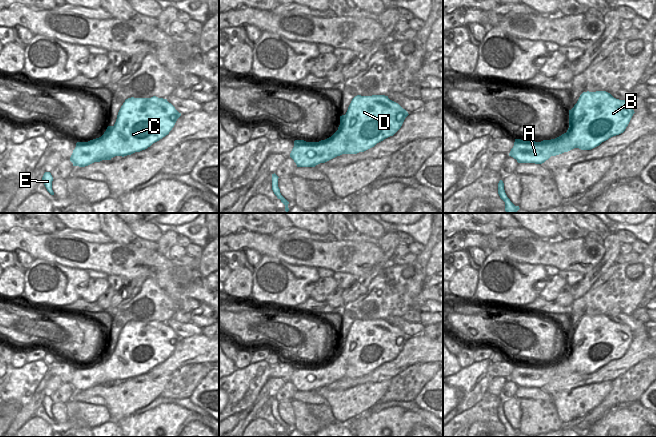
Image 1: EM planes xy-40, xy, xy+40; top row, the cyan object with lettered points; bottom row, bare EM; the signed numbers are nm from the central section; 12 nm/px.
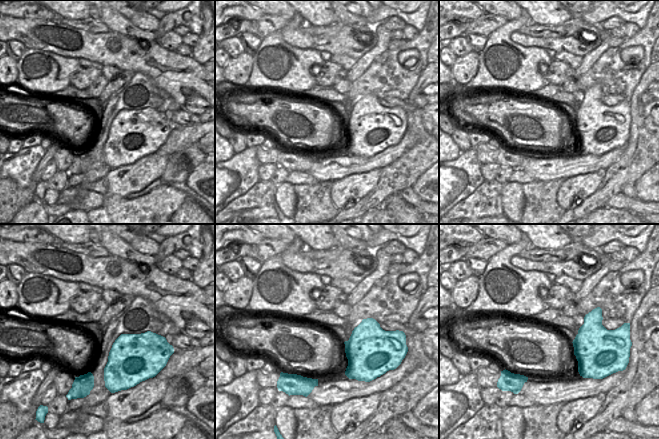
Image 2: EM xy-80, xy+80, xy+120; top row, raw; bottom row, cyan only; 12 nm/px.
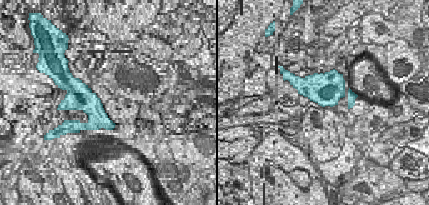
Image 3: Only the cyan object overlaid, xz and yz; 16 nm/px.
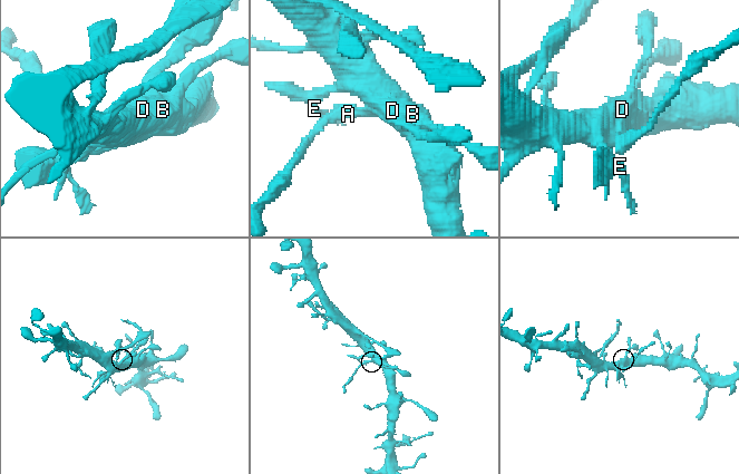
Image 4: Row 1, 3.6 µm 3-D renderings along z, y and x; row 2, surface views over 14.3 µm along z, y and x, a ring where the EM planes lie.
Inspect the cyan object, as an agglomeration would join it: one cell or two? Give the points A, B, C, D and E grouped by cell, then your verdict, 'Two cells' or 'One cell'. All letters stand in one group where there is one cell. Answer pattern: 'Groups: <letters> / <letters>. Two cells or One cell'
Groups: A / B C D E. Two cells

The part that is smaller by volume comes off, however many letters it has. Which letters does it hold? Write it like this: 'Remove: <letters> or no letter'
Remove: A

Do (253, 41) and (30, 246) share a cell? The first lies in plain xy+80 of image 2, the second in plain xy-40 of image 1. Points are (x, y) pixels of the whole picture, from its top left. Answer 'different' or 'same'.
different

